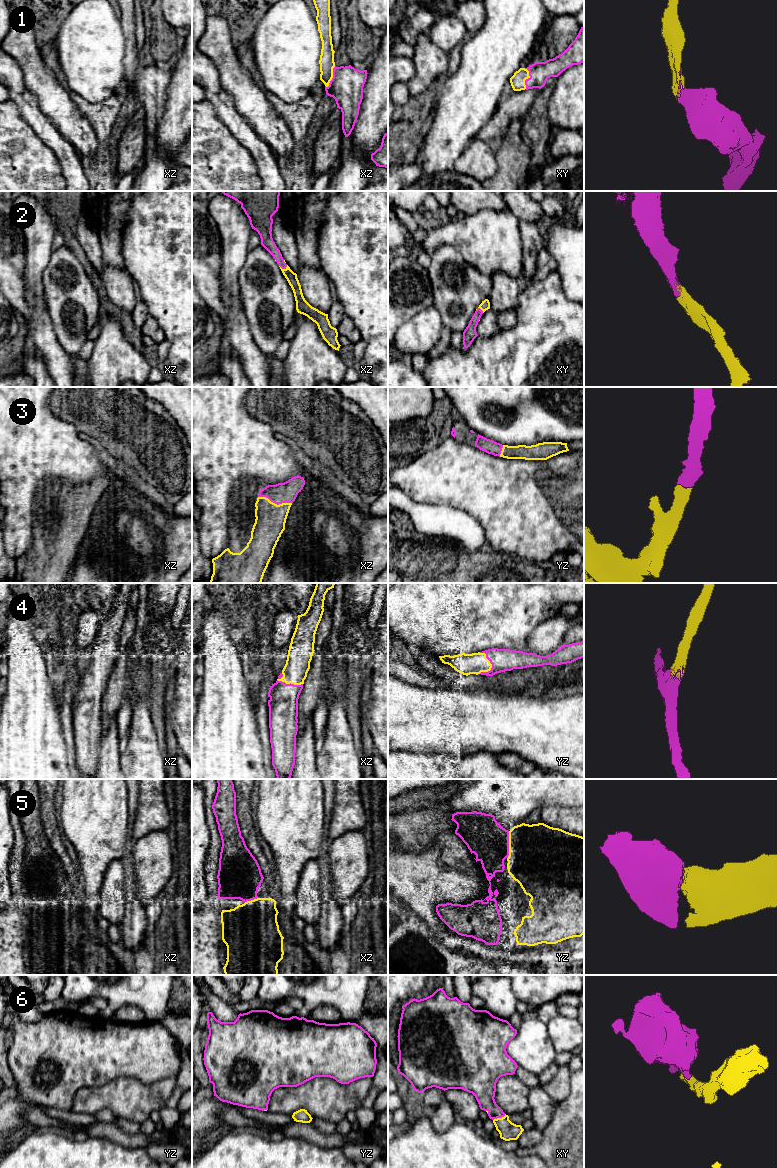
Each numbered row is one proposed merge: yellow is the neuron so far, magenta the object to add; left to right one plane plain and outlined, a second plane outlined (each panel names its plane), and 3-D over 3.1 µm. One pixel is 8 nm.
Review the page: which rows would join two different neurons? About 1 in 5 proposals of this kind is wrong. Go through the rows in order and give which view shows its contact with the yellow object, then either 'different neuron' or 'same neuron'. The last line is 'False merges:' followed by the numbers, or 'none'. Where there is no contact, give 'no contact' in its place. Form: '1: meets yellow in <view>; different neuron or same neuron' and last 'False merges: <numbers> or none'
1: meets yellow in xz; same neuron
2: meets yellow in xz; same neuron
3: meets yellow in xz; same neuron
4: meets yellow in xz; same neuron
5: meets yellow in yz; same neuron
6: meets yellow in xy; same neuron
False merges: none

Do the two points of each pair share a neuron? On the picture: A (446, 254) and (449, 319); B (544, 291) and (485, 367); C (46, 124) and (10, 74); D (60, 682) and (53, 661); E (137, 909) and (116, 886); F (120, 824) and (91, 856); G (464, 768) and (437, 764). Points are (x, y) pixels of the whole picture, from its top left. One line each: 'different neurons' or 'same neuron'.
A: same neuron
B: same neuron
C: same neuron
D: same neuron
E: different neurons
F: same neuron
G: same neuron

